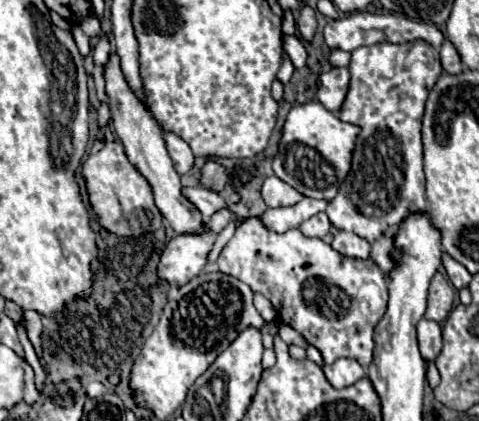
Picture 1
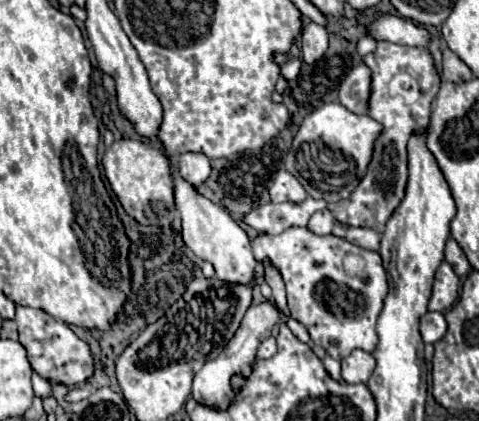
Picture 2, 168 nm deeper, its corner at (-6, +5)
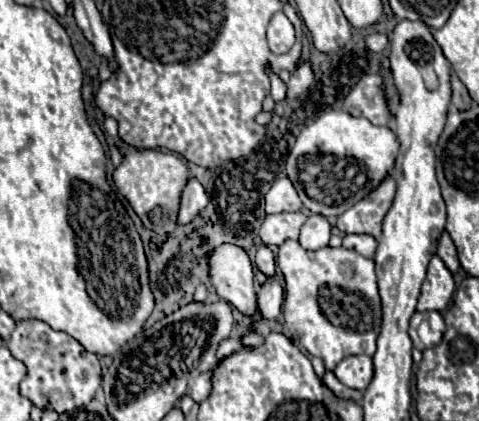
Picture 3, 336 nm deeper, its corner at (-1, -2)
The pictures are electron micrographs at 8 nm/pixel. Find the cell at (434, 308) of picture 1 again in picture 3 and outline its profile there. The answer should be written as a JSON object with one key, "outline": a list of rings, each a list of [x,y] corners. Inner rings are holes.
{"outline":[[[433,256],[427,268],[427,278],[421,288],[417,310],[419,312],[427,312],[427,310],[443,312],[453,296],[453,290],[455,290],[455,282],[453,282],[451,272],[445,268],[439,256]]]}

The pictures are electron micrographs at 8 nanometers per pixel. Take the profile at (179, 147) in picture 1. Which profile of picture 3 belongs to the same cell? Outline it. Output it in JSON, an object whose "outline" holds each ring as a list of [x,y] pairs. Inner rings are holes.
{"outline":[[[189,176],[183,192],[181,192],[181,206],[179,206],[179,222],[187,224],[191,222],[205,206],[209,198],[205,194],[205,188],[195,176]]]}

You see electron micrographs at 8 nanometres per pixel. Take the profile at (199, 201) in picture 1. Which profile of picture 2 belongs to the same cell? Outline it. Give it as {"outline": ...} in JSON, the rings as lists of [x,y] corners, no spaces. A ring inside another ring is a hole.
{"outline":[[[308,197],[302,203],[266,203],[254,211],[250,211],[244,217],[244,223],[248,223],[258,233],[266,235],[278,235],[294,225],[306,227],[308,219],[326,207],[326,201]]]}

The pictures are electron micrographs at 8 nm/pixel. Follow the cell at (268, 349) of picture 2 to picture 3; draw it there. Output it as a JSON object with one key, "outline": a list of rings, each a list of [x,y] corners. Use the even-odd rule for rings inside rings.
{"outline":[[[229,336],[221,346],[219,346],[219,350],[217,350],[217,358],[219,360],[223,360],[223,358],[227,358],[229,354],[233,354],[233,352],[239,352],[239,350],[245,350],[247,346],[239,340],[239,336]]]}

